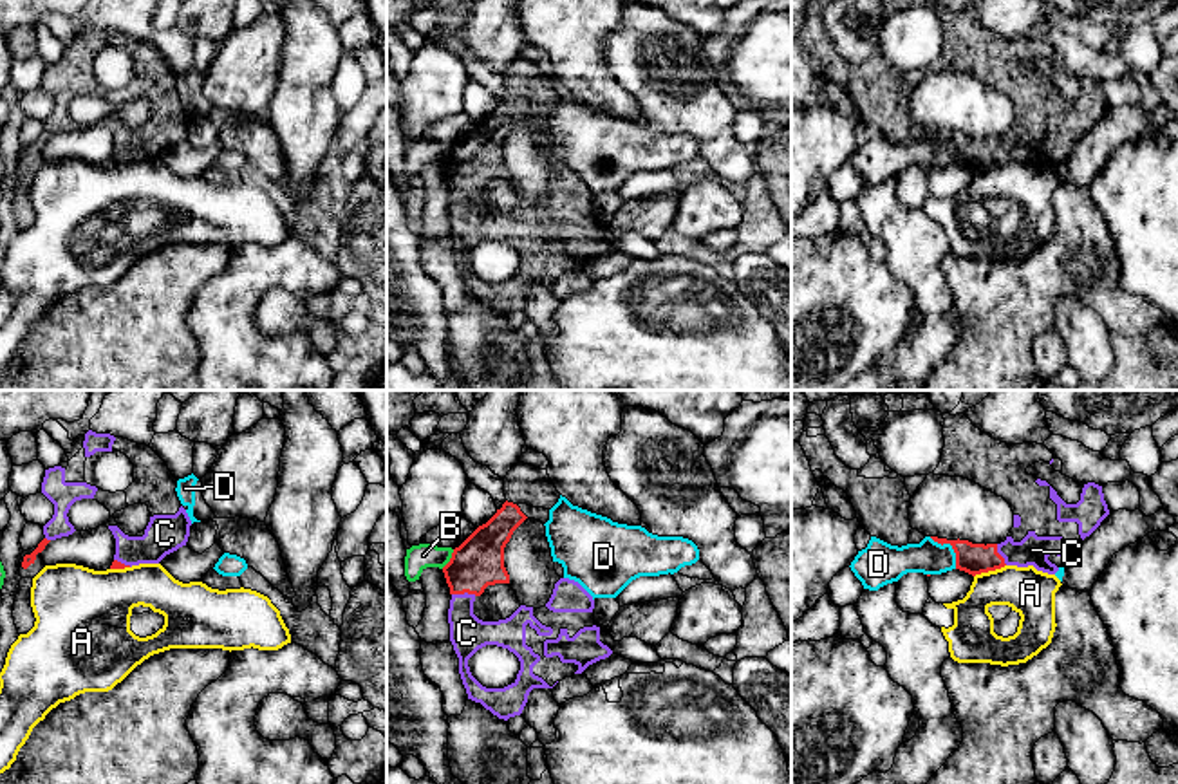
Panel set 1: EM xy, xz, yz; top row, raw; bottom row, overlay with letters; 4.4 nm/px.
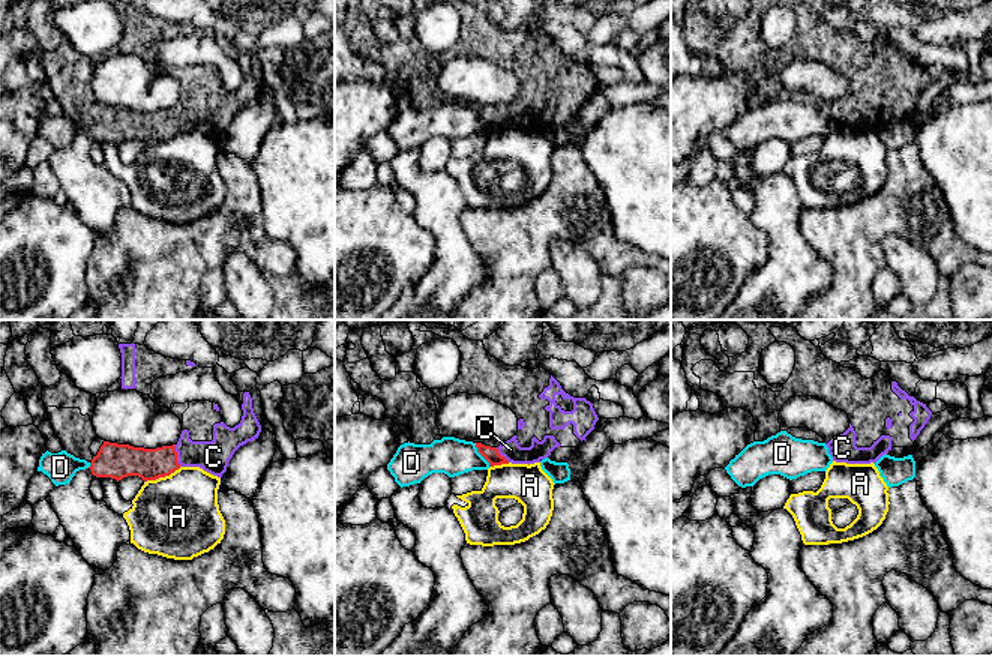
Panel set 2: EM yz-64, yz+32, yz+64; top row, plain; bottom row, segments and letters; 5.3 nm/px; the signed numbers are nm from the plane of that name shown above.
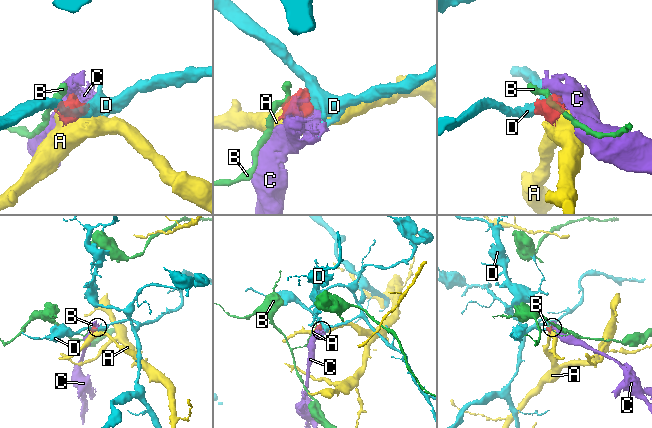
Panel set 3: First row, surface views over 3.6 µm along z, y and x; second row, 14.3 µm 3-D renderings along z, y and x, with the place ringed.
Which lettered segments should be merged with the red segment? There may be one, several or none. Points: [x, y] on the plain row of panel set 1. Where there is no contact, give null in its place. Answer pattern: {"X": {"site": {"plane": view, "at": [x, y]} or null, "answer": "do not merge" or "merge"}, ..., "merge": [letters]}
{"A": {"site": {"plane": "yz", "at": [989, 165]}, "answer": "do not merge"}, "B": {"site": {"plane": "xz", "at": [450, 154]}, "answer": "do not merge"}, "C": {"site": {"plane": "xz", "at": [465, 186]}, "answer": "merge"}, "D": {"site": {"plane": "yz", "at": [951, 140]}, "answer": "do not merge"}, "merge": ["C"]}

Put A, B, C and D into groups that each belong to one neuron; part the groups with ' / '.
A / B / C / D

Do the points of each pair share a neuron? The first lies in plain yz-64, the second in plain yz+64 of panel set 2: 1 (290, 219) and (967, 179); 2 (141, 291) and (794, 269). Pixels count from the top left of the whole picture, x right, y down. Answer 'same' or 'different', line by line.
1: same
2: different

